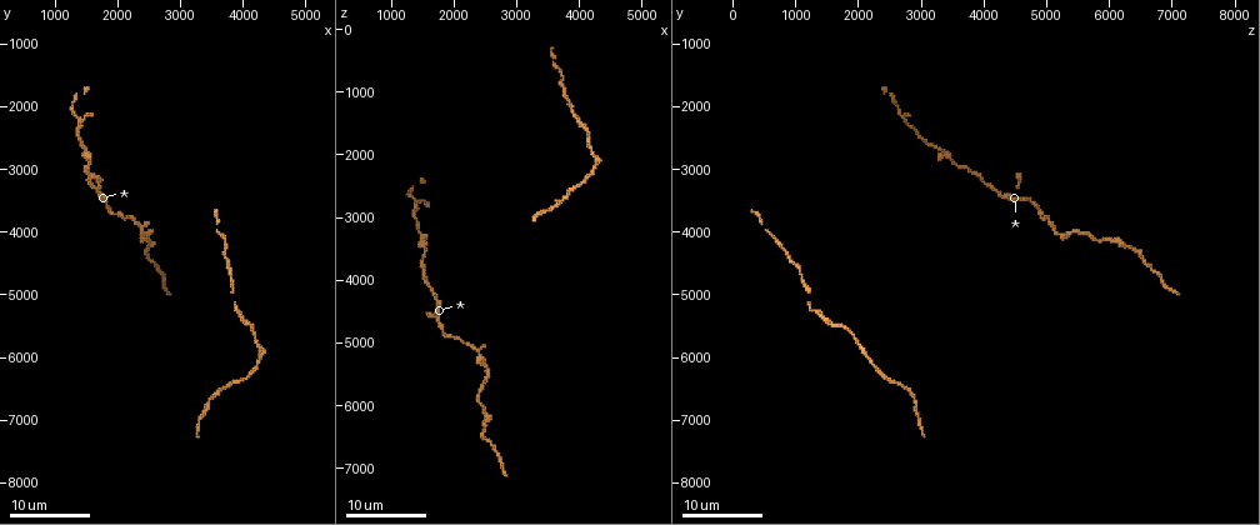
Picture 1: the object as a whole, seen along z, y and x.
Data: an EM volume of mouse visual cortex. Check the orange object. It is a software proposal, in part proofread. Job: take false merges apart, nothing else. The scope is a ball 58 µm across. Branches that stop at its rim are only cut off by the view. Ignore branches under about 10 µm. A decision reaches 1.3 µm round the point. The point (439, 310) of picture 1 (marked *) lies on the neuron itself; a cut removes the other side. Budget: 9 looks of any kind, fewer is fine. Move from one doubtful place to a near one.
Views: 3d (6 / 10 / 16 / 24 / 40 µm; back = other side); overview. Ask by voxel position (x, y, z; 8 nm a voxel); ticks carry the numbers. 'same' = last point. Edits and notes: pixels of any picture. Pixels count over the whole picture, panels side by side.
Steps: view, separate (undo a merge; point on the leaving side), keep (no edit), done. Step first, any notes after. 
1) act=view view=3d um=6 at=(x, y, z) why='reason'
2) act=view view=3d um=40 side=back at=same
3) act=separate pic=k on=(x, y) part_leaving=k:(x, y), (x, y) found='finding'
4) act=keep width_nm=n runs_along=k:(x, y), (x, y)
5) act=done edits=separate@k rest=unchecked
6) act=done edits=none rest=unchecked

act=view view=3d um=16 at=(2450, 4100, 5250) why='three-way junction'

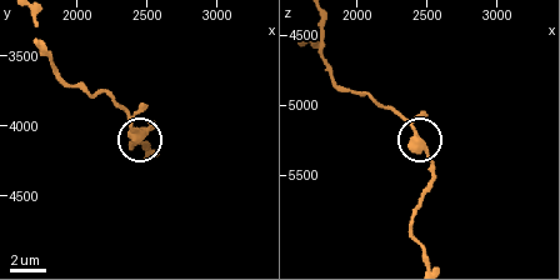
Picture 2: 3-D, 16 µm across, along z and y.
act=view view=3d um=6 at=(2440, 4060, 5240)

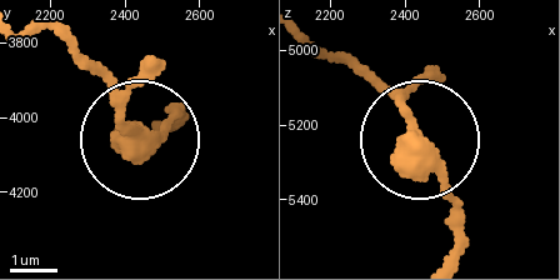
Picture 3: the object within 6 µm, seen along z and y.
act=keep runs_along=3:(310, 39), (398, 103), (461, 226) found='all the same neuron'

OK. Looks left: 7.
act=view view=3d um=24 at=(1500, 2700, 3300) why='small branch off a trunk'

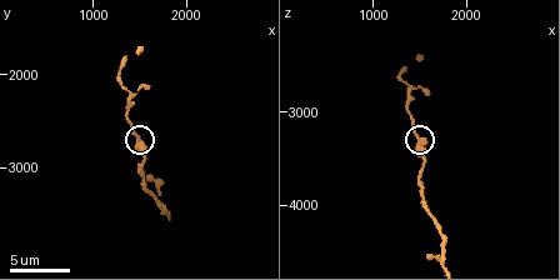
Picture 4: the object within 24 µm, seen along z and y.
act=view view=3d um=10 at=same

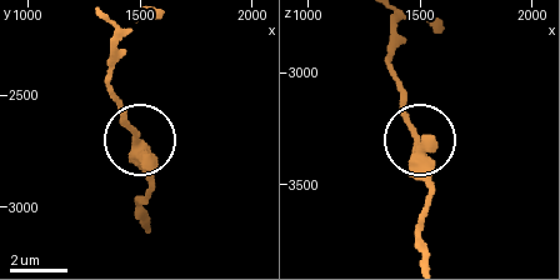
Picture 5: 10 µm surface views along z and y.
act=keep runs_along=5:(428, 256), (421, 213), (428, 163), (393, 65) found='continuous, no second neuron'

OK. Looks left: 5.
act=view view=3d um=16 at=(4200, 6050, 2200) why='calibre changes'

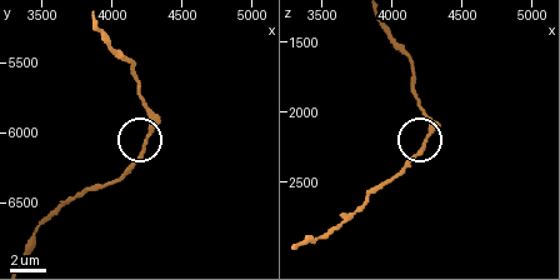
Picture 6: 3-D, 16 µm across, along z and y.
act=view view=3d um=10 at=(4220, 6080, 2220)

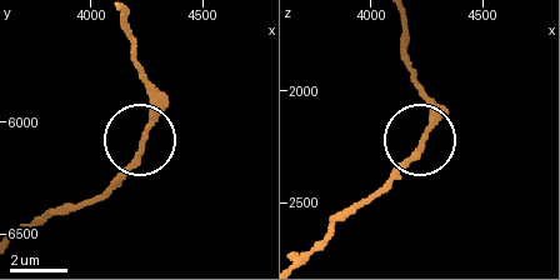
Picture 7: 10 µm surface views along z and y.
act=view view=3d um=10 side=back at=(4240, 6070, 2200) why='from behind'

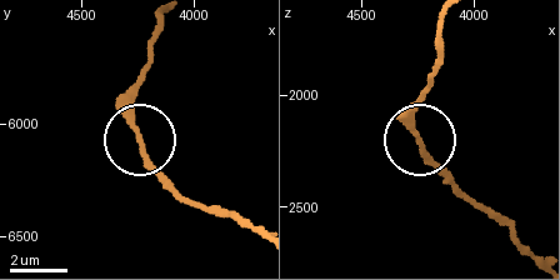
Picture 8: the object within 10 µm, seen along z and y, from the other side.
act=keep found='continuous, no second neuron'

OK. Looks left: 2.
act=view view=3d um=24 at=(3500, 6600, 2850) why='a narrow waist'

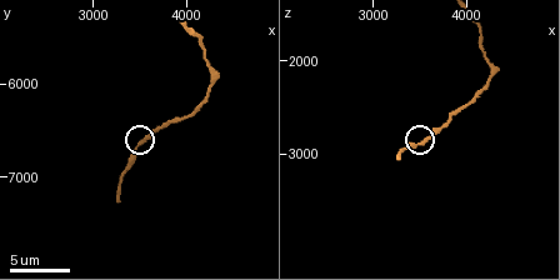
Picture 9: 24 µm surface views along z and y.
act=view view=3d um=10 at=(3550, 6600, 2850)

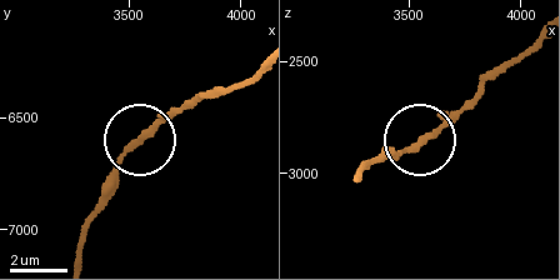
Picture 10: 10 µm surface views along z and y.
act=keep found='continuous, no second neuron'

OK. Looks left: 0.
act=done edits=none rest=unchecked

